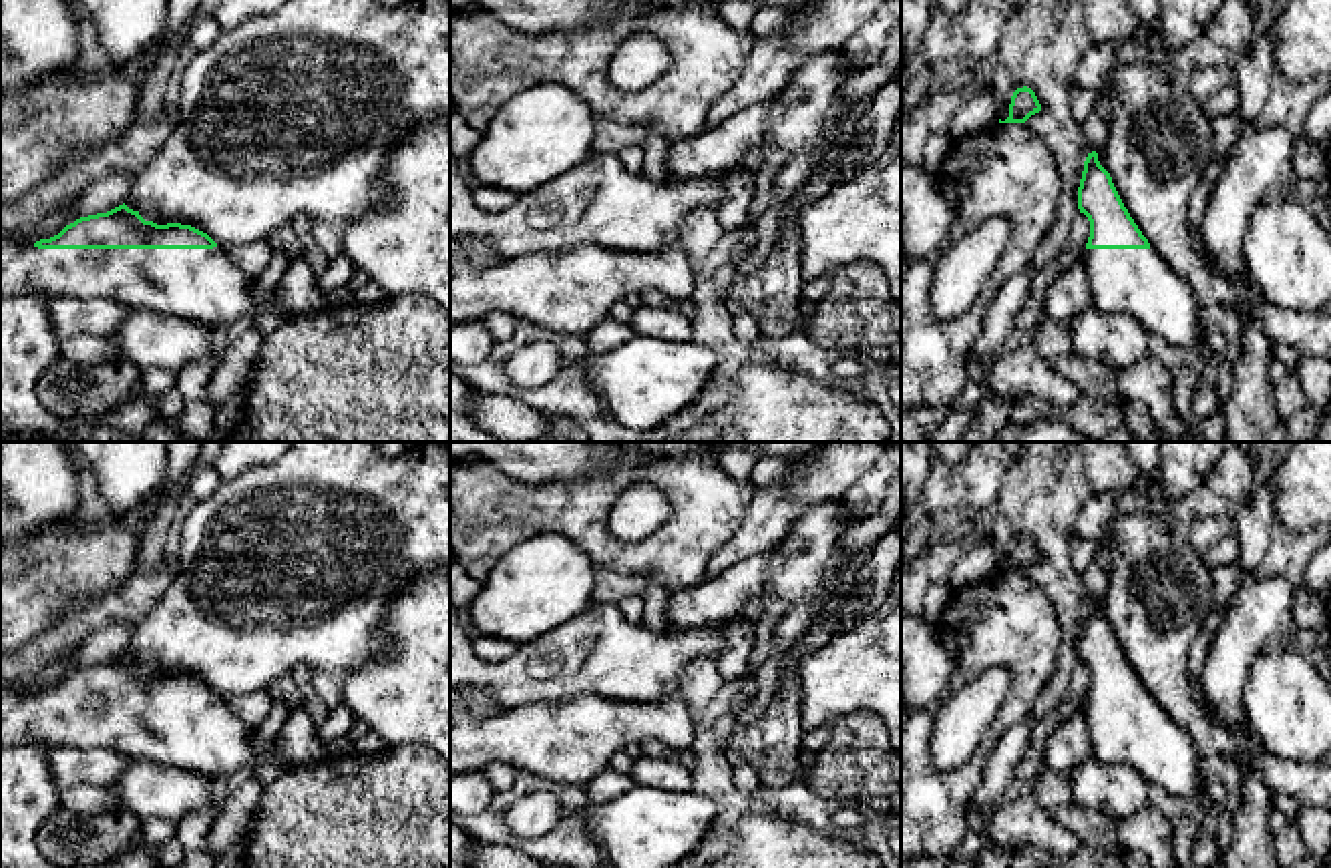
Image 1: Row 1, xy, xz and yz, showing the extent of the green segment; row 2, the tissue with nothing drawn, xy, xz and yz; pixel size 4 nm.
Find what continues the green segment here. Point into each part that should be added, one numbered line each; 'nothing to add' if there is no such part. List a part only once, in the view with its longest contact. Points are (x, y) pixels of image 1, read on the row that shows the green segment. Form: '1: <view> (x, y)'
1: xy (204, 286)

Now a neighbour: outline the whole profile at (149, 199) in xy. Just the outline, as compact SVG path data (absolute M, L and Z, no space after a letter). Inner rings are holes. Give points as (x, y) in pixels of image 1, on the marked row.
M288 0L271 14L253 16L231 30L223 30L211 48L197 50L183 72L177 108L179 119L169 139L157 157L135 175L125 201L145 221L191 225L227 251L233 245L267 237L296 215L308 215L312 223L328 221L344 227L364 209L378 209L388 203L384 167L396 143L430 117L450 117L450 0L406 0L396 8L386 8L380 0Z

